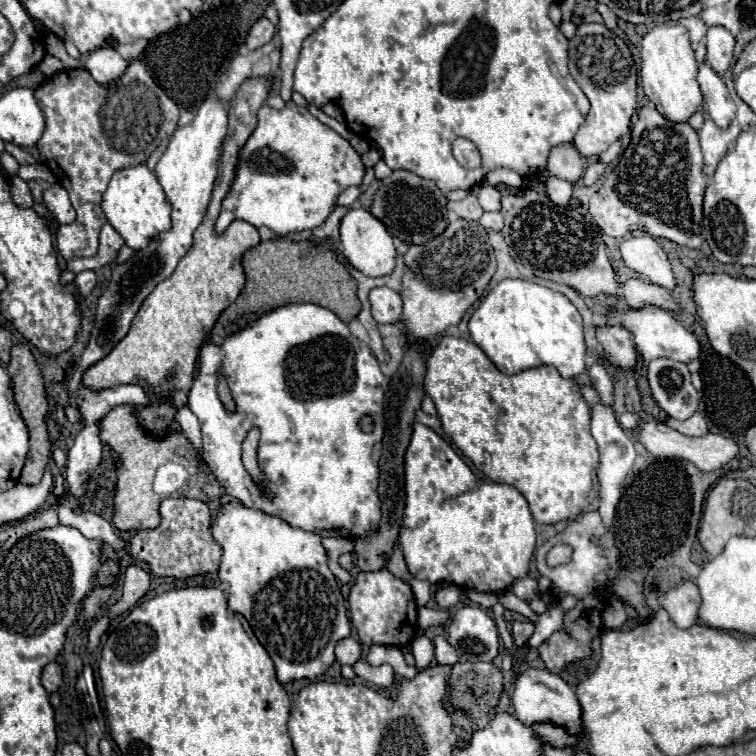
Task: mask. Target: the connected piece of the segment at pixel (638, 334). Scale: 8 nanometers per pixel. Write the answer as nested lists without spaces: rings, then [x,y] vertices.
[[[642,308],[642,310],[620,310],[608,314],[608,324],[624,324],[632,334],[638,352],[644,356],[644,362],[650,362],[654,358],[670,358],[688,364],[690,360],[700,358],[700,342],[694,336],[694,332],[686,330],[668,310],[662,308]]]

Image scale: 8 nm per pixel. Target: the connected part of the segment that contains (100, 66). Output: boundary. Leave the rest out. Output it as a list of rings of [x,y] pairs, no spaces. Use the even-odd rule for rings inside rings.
[[[112,46],[96,48],[94,52],[84,56],[84,68],[98,84],[110,84],[118,80],[124,74],[126,66],[128,62]]]

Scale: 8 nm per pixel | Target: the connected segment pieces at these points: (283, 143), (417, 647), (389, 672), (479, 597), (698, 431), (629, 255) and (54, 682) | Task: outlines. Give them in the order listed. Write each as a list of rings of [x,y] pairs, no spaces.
[[[290,100],[282,110],[274,110],[264,104],[258,112],[258,126],[240,150],[238,172],[228,196],[222,202],[222,212],[218,216],[216,230],[218,234],[224,232],[232,220],[246,220],[256,228],[268,226],[278,236],[312,230],[320,226],[336,208],[338,194],[342,194],[348,186],[360,184],[362,176],[364,164],[360,160],[360,154],[348,144],[348,140],[344,140],[332,128],[314,118],[304,106],[298,106]]]
[[[422,636],[422,638],[416,638],[412,642],[412,654],[414,654],[414,660],[416,660],[416,668],[418,670],[424,670],[432,664],[434,660],[434,646],[430,642],[430,638]]]
[[[360,659],[353,665],[353,669],[360,679],[371,682],[378,687],[386,688],[395,681],[394,670],[389,664],[372,667],[366,661]]]
[[[476,590],[466,592],[466,598],[472,600],[472,602],[476,602],[476,604],[480,604],[482,608],[492,608],[496,602],[500,602],[498,596],[490,594],[490,592],[476,592]]]
[[[698,412],[698,414],[692,414],[688,420],[680,422],[680,420],[674,420],[674,418],[666,418],[666,424],[670,428],[676,428],[678,432],[686,434],[686,436],[704,436],[704,432],[708,432],[708,426],[706,426],[706,420],[704,416]]]
[[[634,236],[622,242],[620,246],[622,260],[628,268],[640,272],[646,276],[650,282],[674,290],[676,288],[676,278],[670,266],[670,260],[662,246],[652,238],[652,236]]]
[[[50,662],[44,672],[42,672],[42,686],[48,692],[58,692],[58,688],[62,686],[62,668],[56,662]]]

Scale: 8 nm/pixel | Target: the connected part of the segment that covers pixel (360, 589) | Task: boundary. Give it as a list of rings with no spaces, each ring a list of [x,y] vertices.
[[[388,570],[378,572],[360,572],[356,576],[356,582],[348,596],[350,612],[352,612],[352,626],[358,630],[360,642],[372,646],[372,644],[390,644],[390,646],[402,646],[412,642],[418,622],[416,622],[416,600],[412,594],[412,588],[392,576]]]

